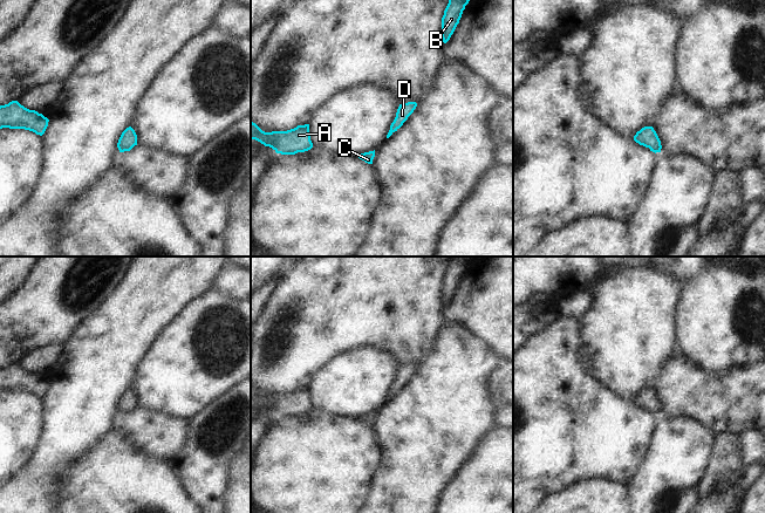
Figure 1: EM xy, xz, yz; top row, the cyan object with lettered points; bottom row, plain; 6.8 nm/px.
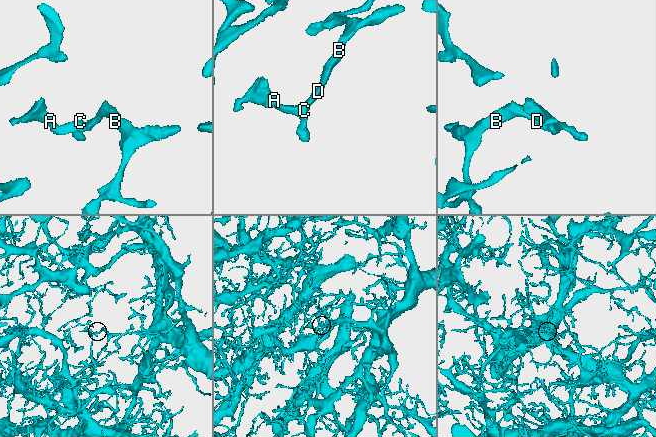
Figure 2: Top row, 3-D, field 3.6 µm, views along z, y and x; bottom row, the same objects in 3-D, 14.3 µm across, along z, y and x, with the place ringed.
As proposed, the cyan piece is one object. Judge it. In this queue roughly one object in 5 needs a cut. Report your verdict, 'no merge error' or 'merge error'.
no merge error

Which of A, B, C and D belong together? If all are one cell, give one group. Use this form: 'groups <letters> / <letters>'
groups A B C D

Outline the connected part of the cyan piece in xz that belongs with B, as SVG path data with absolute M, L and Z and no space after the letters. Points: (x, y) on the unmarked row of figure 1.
M451 256L442 280L442 301L446 306L462 280L465 268L474 256Z

